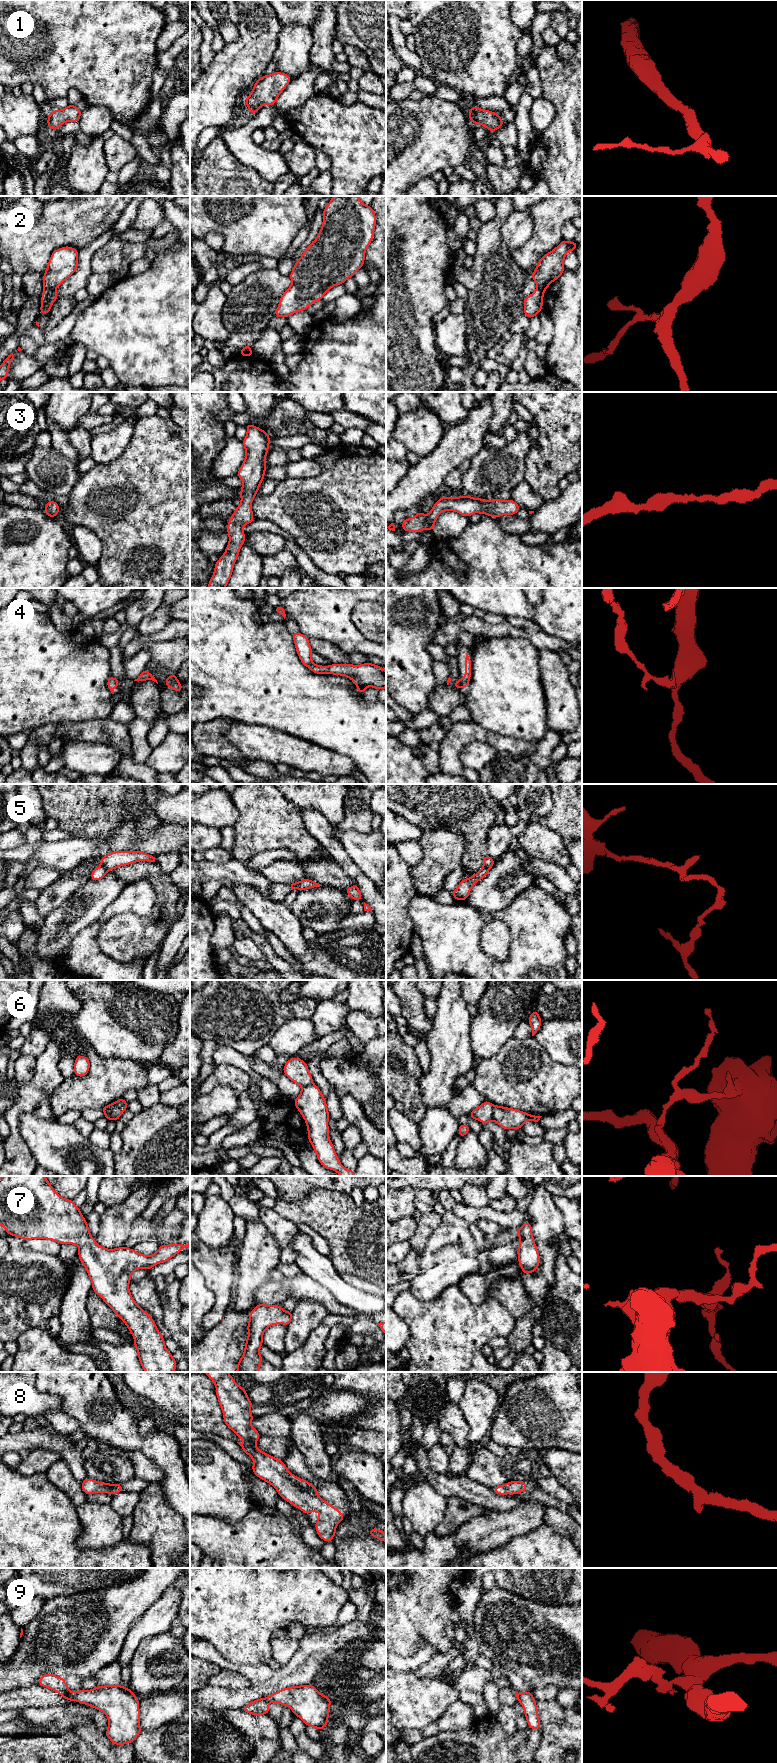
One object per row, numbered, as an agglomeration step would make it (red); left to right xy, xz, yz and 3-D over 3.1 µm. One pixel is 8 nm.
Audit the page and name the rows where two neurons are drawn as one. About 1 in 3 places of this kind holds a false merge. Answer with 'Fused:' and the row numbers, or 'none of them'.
Fused: 2, 5, 6, 9

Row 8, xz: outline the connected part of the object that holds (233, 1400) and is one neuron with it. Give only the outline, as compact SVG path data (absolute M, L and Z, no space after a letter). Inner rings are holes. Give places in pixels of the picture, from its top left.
M204 1372L214 1383L216 1387L216 1395L219 1405L223 1412L223 1419L229 1429L231 1429L239 1438L243 1439L246 1443L242 1444L237 1442L242 1450L253 1459L252 1471L260 1479L271 1484L278 1492L278 1494L287 1502L291 1503L294 1507L302 1510L306 1515L310 1512L320 1512L321 1515L315 1520L317 1523L314 1525L318 1536L324 1540L324 1542L331 1542L336 1534L336 1526L345 1519L345 1516L334 1506L324 1501L318 1496L318 1489L313 1487L307 1480L303 1480L293 1475L285 1466L283 1460L276 1459L275 1457L260 1451L256 1442L260 1438L260 1433L254 1429L251 1425L254 1416L250 1413L250 1409L253 1406L252 1402L247 1396L246 1389L239 1386L228 1372Z

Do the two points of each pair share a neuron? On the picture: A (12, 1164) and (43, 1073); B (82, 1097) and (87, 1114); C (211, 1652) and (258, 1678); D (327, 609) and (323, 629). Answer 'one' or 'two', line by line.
A: one
B: two
C: one
D: one

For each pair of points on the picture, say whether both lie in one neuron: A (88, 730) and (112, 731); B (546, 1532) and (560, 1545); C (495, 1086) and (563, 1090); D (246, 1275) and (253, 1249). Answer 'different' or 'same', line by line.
A: same
B: same
C: same
D: same

